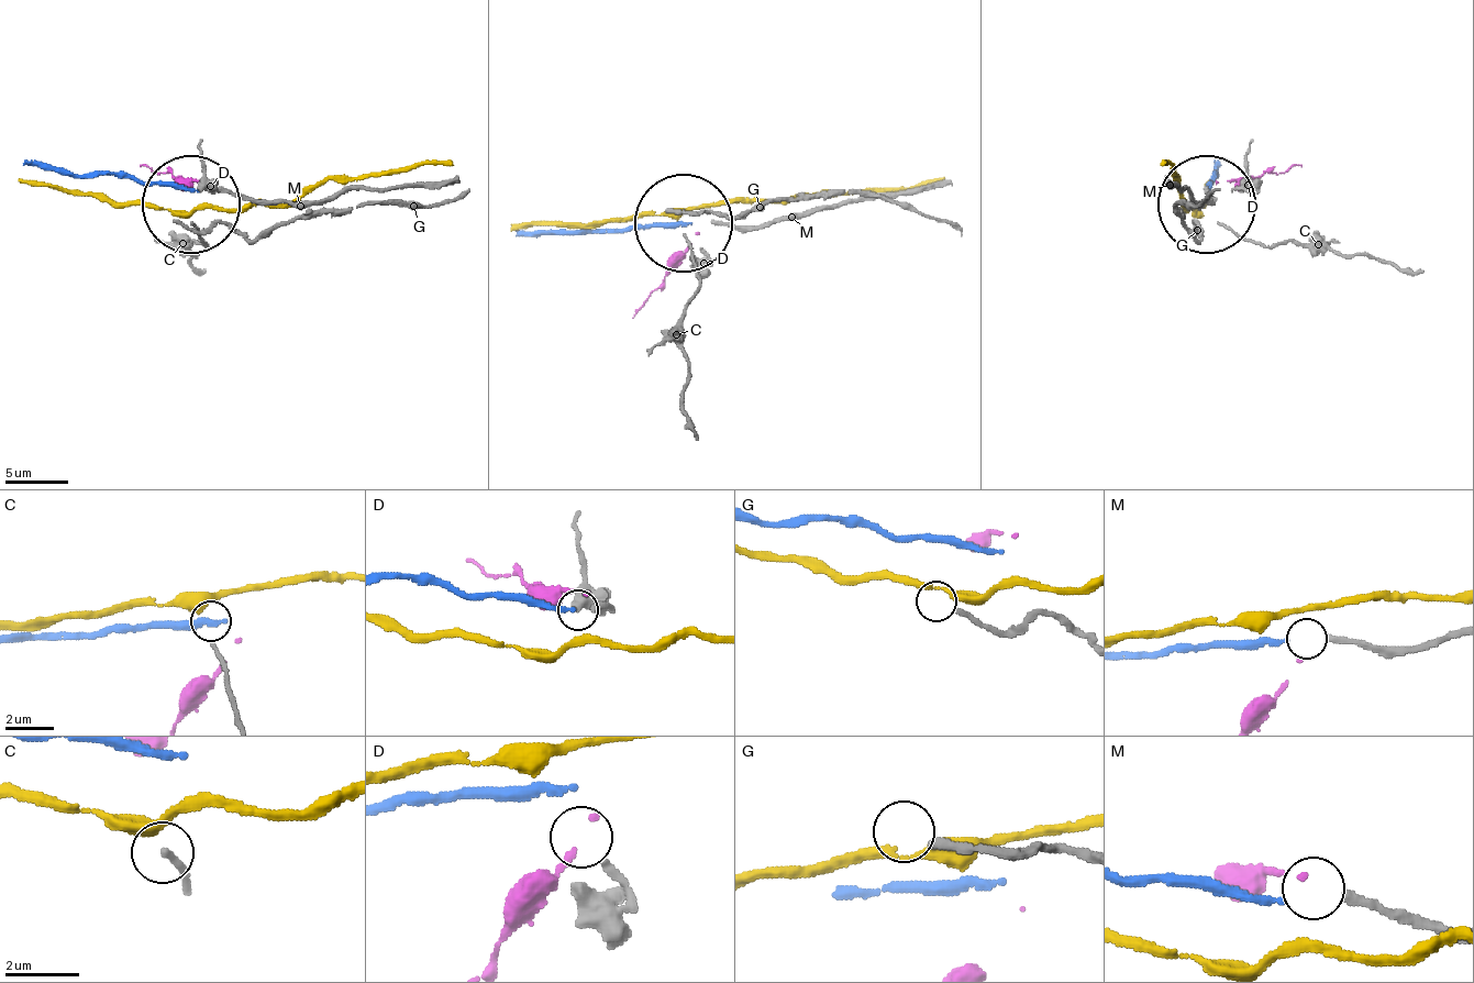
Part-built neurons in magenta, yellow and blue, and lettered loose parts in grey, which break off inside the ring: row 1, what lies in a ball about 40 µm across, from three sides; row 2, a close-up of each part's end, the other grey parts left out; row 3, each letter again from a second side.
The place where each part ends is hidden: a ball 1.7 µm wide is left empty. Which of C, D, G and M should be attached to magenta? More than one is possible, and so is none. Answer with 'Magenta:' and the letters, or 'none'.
Magenta: none

